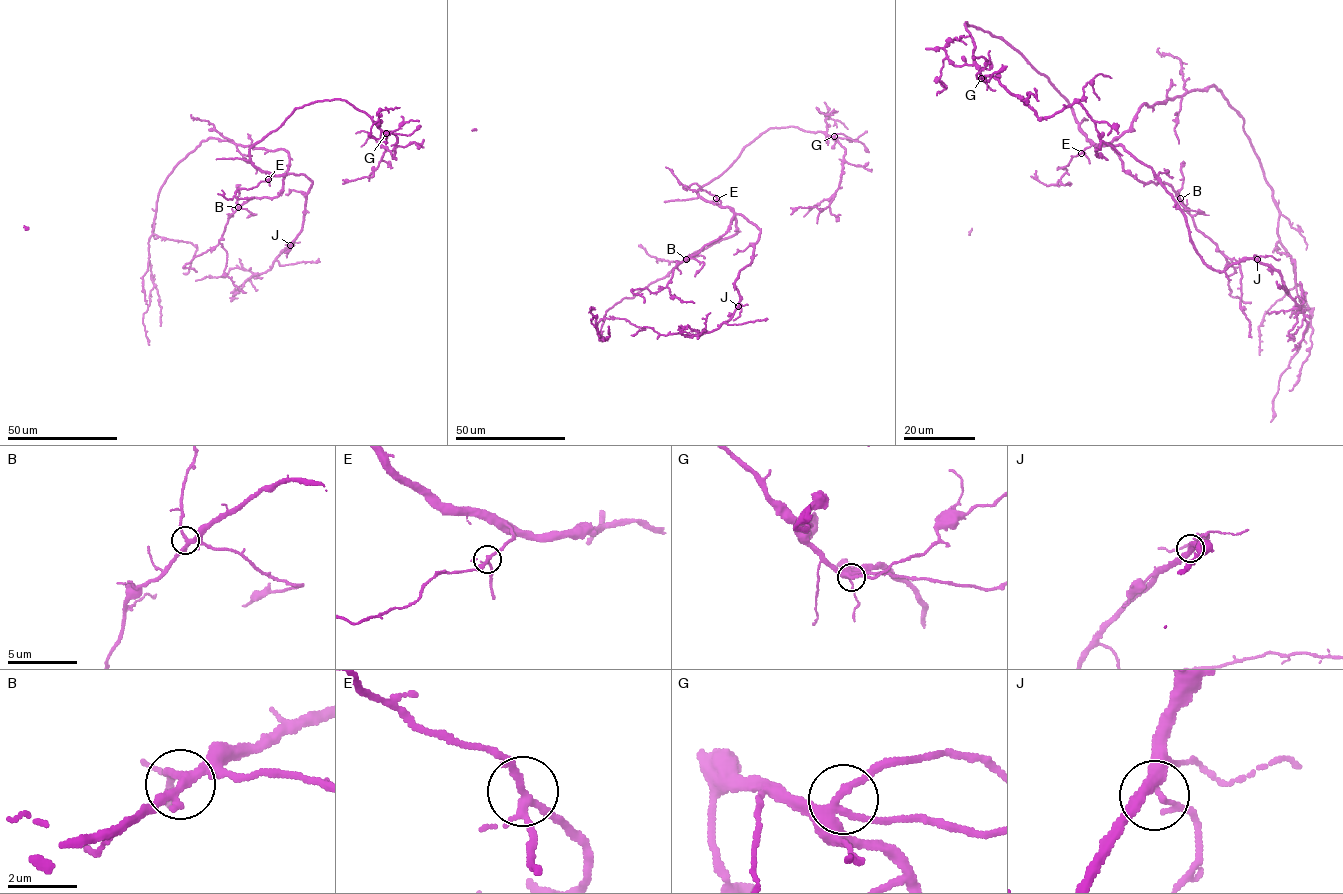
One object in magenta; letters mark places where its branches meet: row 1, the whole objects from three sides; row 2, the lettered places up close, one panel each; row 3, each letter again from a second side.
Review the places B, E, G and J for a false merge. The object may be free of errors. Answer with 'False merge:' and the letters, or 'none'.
False merge: none

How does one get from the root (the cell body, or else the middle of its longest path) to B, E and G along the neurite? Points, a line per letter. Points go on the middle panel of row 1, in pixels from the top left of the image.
B: (731, 210), (734, 215), (728, 230), (686, 259)
E: (731, 210), (722, 207), (717, 198)
G: (731, 210), (705, 201), (698, 190), (718, 177), (745, 146), (763, 133), (771, 128), (794, 126), (834, 136)

